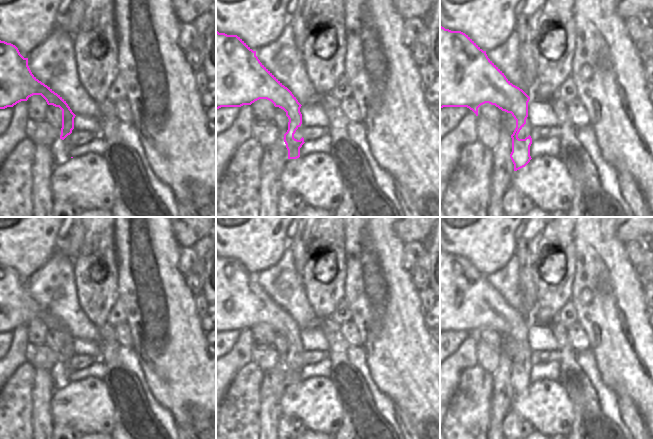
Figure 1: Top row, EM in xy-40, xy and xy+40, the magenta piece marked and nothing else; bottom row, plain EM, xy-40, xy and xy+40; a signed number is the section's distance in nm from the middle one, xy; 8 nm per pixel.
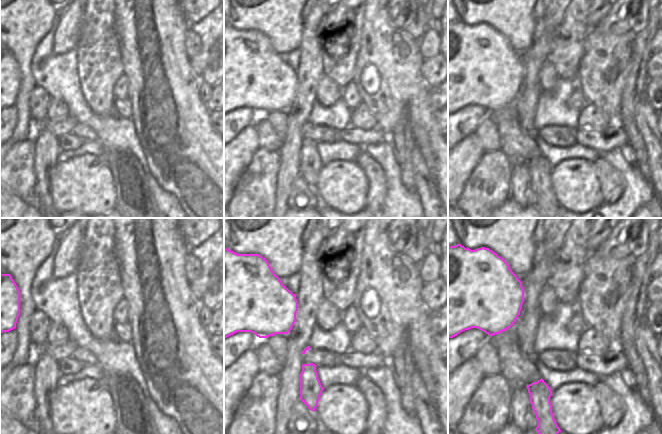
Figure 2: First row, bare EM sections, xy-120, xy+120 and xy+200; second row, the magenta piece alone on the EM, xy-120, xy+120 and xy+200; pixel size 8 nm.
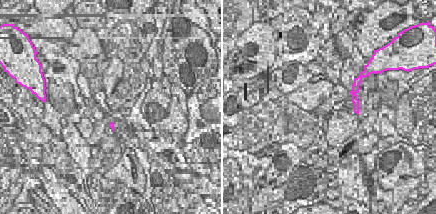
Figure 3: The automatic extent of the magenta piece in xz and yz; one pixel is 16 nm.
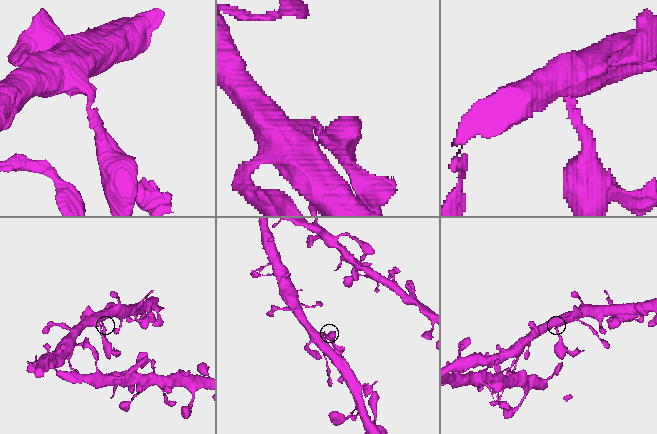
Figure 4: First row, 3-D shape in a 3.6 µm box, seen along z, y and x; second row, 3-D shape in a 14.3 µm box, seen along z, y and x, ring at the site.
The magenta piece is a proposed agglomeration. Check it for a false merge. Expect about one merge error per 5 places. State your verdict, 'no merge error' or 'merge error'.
merge error

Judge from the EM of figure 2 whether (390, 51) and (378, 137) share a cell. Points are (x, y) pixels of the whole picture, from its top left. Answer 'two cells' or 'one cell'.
two cells

